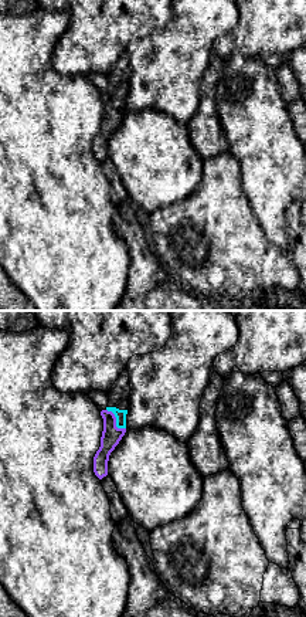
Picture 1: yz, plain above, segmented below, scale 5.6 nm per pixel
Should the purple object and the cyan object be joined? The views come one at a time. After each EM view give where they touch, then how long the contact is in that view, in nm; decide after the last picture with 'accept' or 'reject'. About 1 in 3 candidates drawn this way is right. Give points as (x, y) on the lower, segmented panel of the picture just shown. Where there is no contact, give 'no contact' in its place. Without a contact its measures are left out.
meets purple at (115, 421); contact 160 nm long

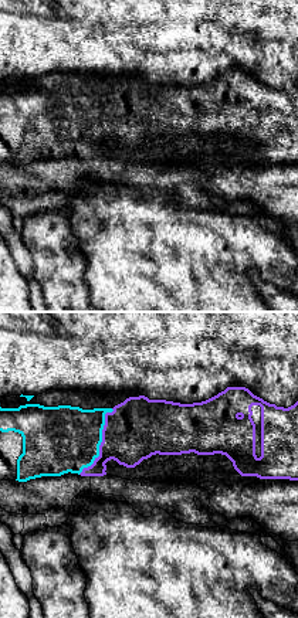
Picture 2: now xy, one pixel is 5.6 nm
meets purple at (102, 441); contact 420 nm long

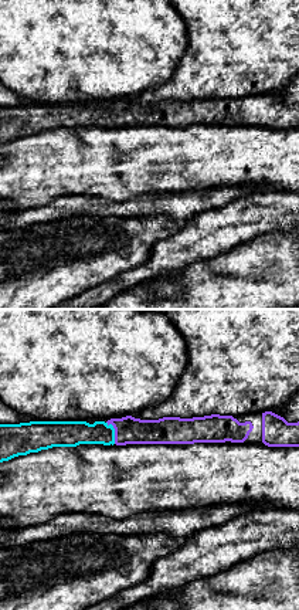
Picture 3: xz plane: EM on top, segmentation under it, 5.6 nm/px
meets purple at (115, 431); contact 140 nm long

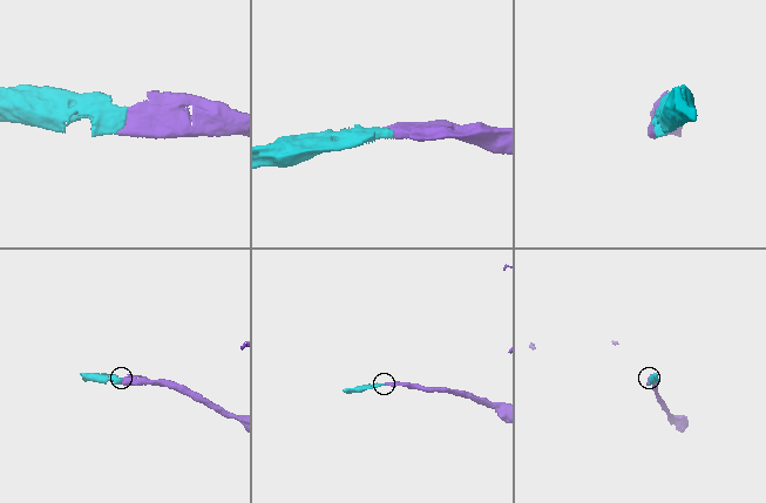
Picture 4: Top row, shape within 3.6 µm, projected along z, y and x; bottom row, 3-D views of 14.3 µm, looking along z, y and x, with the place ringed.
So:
accept

